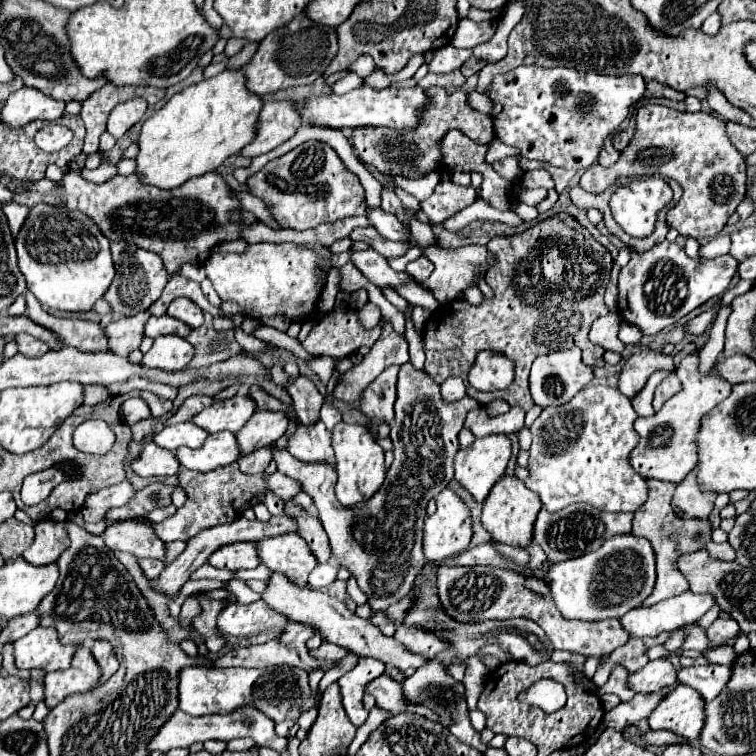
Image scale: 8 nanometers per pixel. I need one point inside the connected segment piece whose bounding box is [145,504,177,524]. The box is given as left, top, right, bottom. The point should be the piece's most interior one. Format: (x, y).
(158, 515)

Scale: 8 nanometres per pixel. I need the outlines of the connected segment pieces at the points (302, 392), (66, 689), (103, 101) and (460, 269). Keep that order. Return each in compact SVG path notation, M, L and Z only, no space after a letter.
M272 365L270 369L272 381L282 383L282 387L288 389L290 397L296 405L296 415L302 425L314 425L314 421L320 419L320 409L324 403L324 397L316 389L314 381L308 377L298 377L296 381L288 381L284 369L280 365Z
M80 647L72 659L70 669L46 673L46 689L44 689L44 703L52 709L60 705L66 697L74 693L88 693L96 685L100 685L100 669L98 661L88 647Z
M110 81L94 91L86 101L82 101L82 121L86 125L86 139L84 139L84 153L90 155L94 151L98 151L98 137L102 135L102 131L106 129L106 119L108 113L122 101L128 101L132 97L144 97L150 105L158 103L164 97L162 89L154 89L154 87L132 87L132 85L110 85Z
M430 245L430 247L422 249L422 255L426 259L430 259L436 269L421 285L426 290L432 291L440 303L448 303L448 301L456 299L456 295L460 291L474 287L478 277L484 277L488 273L488 269L492 269L492 265L494 265L494 255L490 255L484 245L466 245L466 247L458 247L458 249L446 249L440 245Z

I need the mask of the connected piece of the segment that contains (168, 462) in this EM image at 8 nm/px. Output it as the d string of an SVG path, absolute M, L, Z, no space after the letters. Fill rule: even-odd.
M148 443L144 445L140 457L132 461L132 469L142 477L164 477L164 475L176 475L178 473L178 459L172 451L158 449L158 445Z

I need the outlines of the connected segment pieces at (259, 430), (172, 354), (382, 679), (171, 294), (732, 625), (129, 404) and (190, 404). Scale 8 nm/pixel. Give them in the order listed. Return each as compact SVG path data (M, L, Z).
M262 409L262 413L256 411L236 435L240 445L240 455L276 443L276 439L282 437L286 429L288 429L286 413L270 413L270 409Z
M162 335L154 339L152 349L144 355L142 365L162 369L162 371L180 371L194 357L194 345L178 335Z
M386 673L376 677L374 681L370 681L365 688L366 693L370 693L376 697L378 705L384 709L392 709L394 713L402 713L402 711L412 711L412 713L420 713L432 721L438 721L436 713L432 713L430 709L422 707L422 705L410 705L404 701L402 697L402 685L398 681L394 681L392 677L388 677Z
M180 275L170 277L166 289L162 291L162 297L160 297L158 301L154 301L154 305L150 307L150 313L152 313L152 315L162 315L162 313L166 313L168 305L170 305L176 297L188 297L188 299L192 299L202 311L208 311L210 315L222 315L220 309L216 309L216 307L212 307L212 305L208 303L208 299L204 297L204 293L202 293L202 289L200 289L198 283L194 283L194 281L186 279L186 277L180 277Z
M716 619L716 621L706 629L706 635L708 635L708 641L710 641L712 649L722 647L728 639L736 637L738 633L740 633L740 625L738 625L738 621L734 621L734 619Z
M133 397L126 400L122 404L120 411L122 411L124 423L127 423L129 426L152 416L146 402L139 397Z
M194 395L194 397L188 397L180 409L168 419L168 425L170 423L182 423L182 421L190 421L194 415L198 415L202 409L210 407L214 403L214 397L208 397L208 395Z

